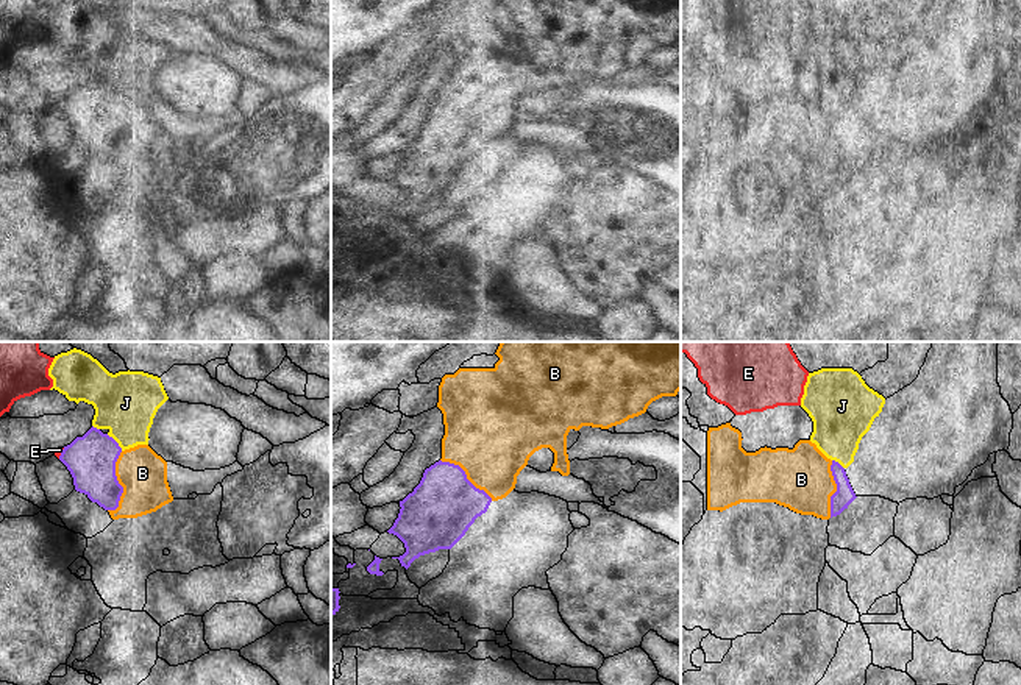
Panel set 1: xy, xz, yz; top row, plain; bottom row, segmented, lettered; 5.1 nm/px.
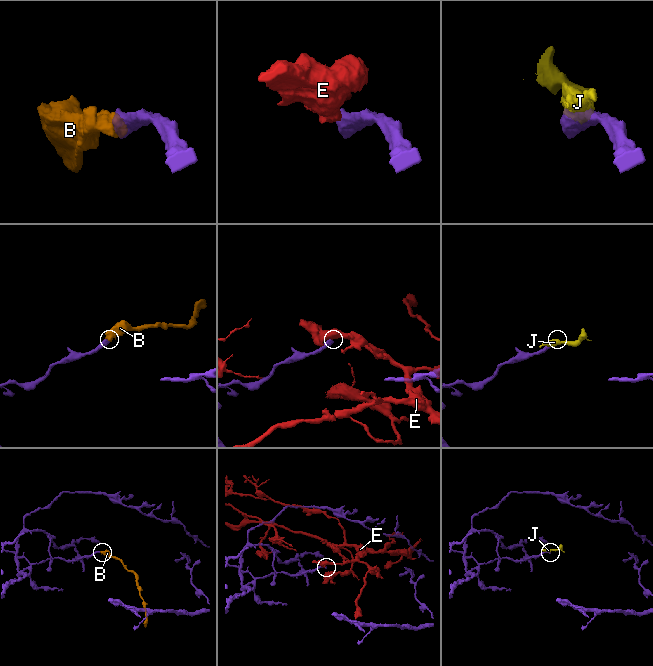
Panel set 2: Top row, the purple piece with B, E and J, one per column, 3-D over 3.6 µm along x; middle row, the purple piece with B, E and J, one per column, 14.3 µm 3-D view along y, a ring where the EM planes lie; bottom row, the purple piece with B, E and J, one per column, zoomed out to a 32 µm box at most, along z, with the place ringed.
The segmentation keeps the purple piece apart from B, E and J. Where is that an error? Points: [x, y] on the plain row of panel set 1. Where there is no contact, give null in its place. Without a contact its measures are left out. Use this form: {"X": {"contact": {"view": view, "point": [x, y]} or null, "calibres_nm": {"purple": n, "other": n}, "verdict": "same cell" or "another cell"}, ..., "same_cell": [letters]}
{"B": {"contact": {"view": "xy", "point": [119, 134]}, "calibres_nm": {"purple": 260, "other": 240}, "verdict": "same cell"}, "E": {"contact": {"view": "xy", "point": [61, 103]}, "calibres_nm": {"purple": 260, "other": 30}, "verdict": "another cell"}, "J": {"contact": {"view": "xy", "point": [116, 92]}, "calibres_nm": {"purple": 260, "other": 320}, "verdict": "another cell"}, "same_cell": ["B"]}

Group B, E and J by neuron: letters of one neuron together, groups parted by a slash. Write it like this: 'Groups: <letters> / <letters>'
Groups: B / E / J.

